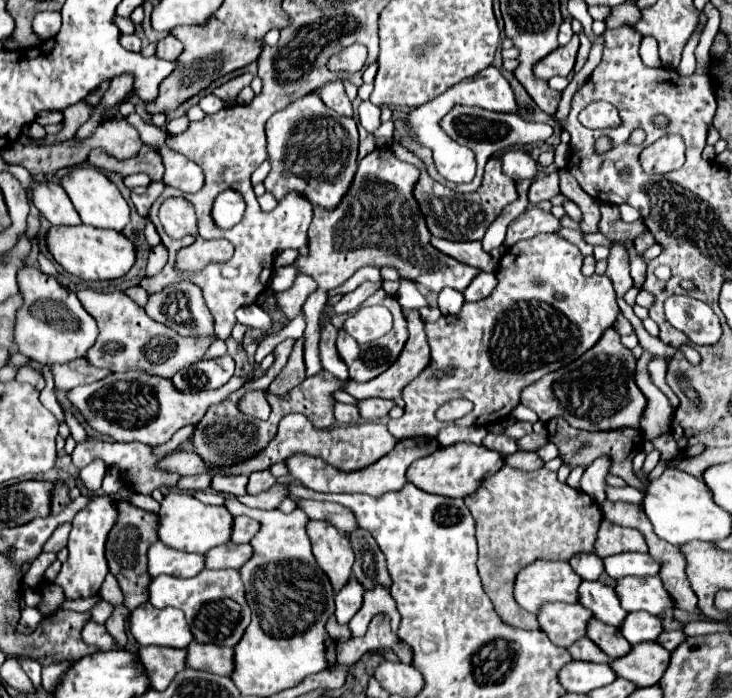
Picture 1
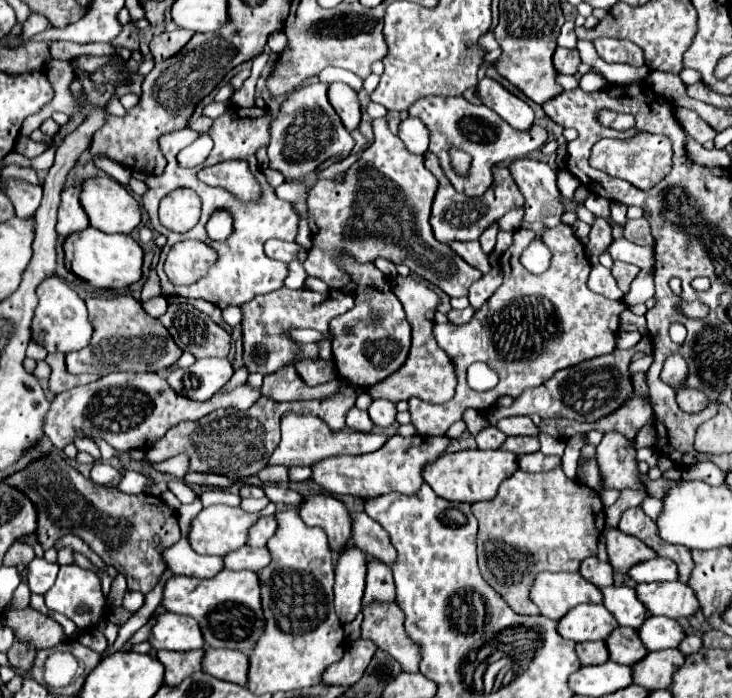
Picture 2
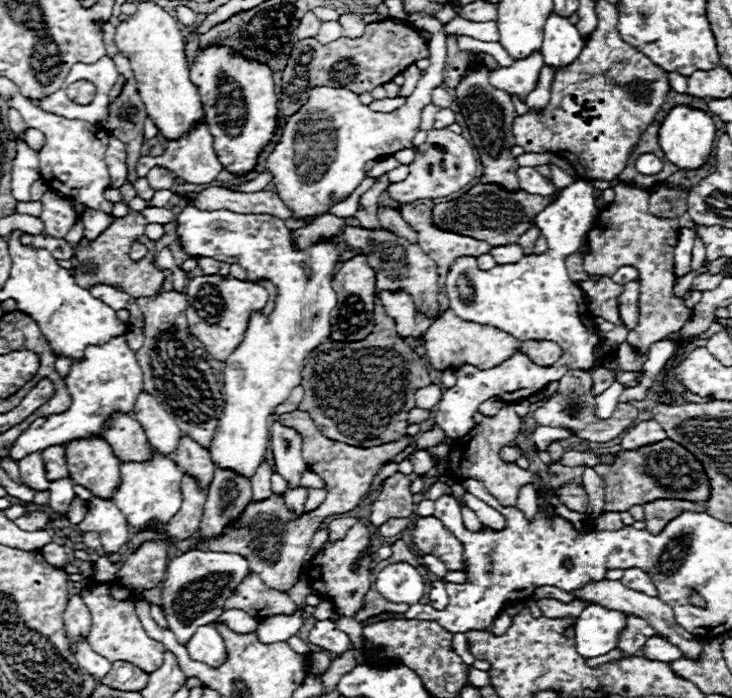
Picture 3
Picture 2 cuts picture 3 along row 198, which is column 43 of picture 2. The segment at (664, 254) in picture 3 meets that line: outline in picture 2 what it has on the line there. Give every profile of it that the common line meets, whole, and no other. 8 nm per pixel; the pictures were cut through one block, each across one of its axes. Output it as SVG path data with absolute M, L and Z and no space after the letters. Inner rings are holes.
M30 606L24 610L6 610L4 624L14 630L16 638L22 638L36 650L54 648L68 640L68 636L56 620L40 614Z

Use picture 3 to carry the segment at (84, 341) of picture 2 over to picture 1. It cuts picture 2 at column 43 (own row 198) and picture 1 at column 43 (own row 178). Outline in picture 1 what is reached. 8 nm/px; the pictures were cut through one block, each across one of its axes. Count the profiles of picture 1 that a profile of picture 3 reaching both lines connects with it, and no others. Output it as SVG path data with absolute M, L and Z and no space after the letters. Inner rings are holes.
M30 266L20 270L18 286L24 296L24 306L18 312L14 328L18 352L40 364L56 364L82 358L86 350L96 342L98 326L96 320L82 308L76 294L64 288L56 278Z

